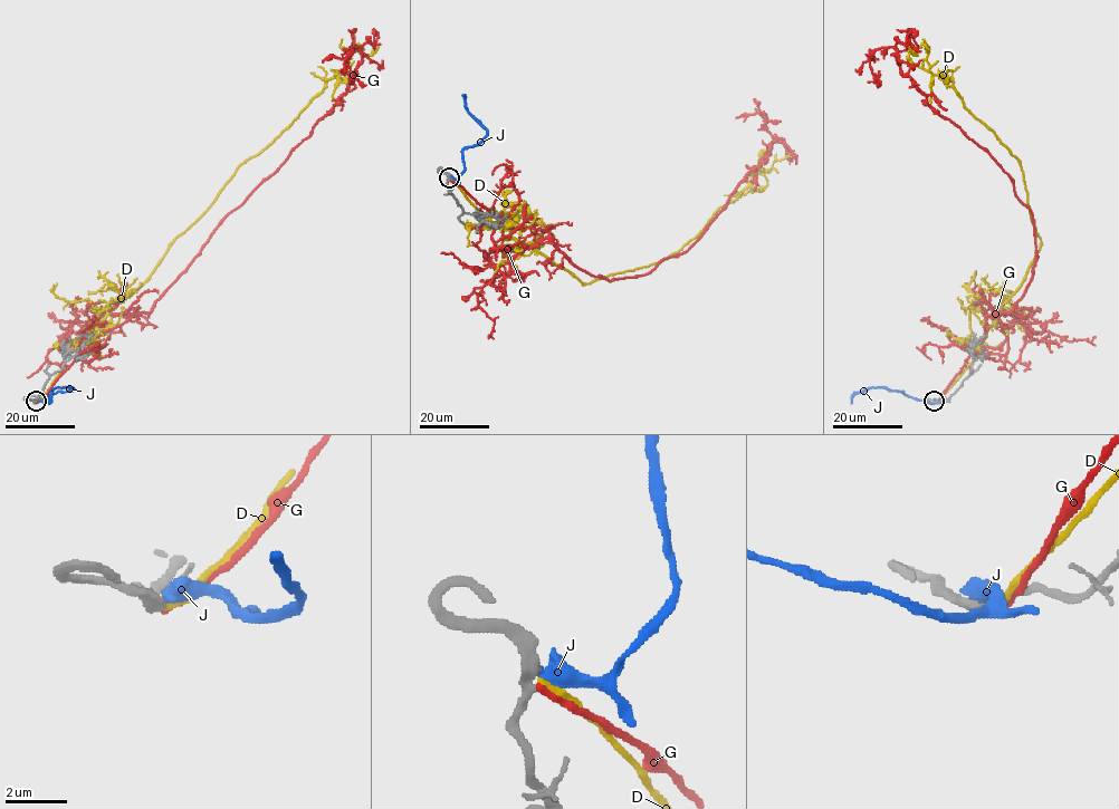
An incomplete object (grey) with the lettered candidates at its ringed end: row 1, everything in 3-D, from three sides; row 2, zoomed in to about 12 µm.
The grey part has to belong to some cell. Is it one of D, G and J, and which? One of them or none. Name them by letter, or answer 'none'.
J

